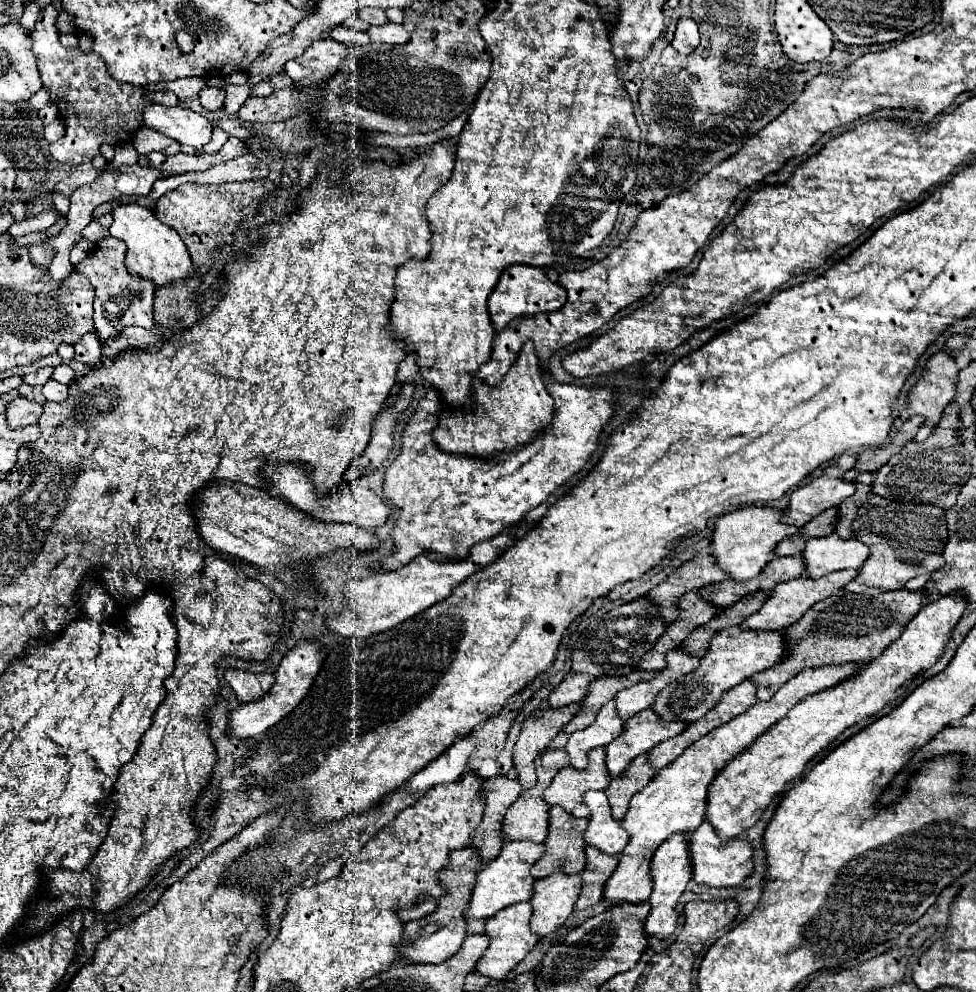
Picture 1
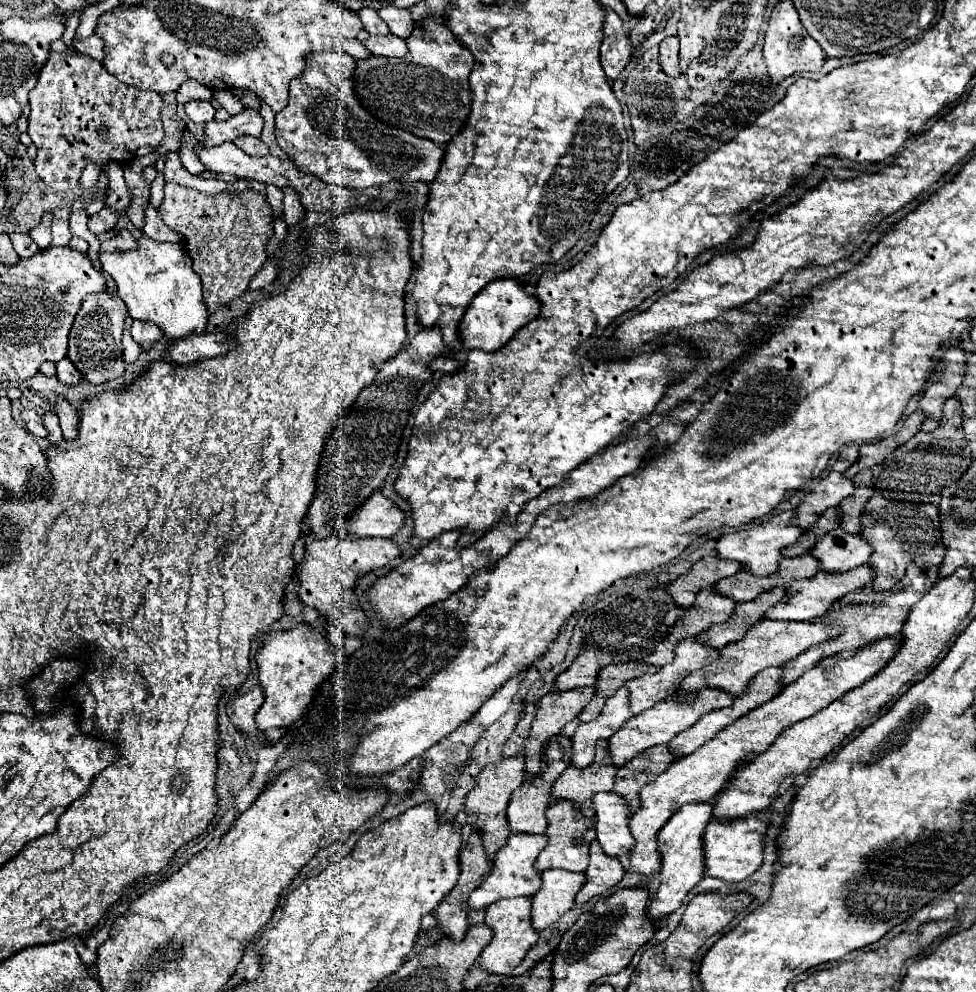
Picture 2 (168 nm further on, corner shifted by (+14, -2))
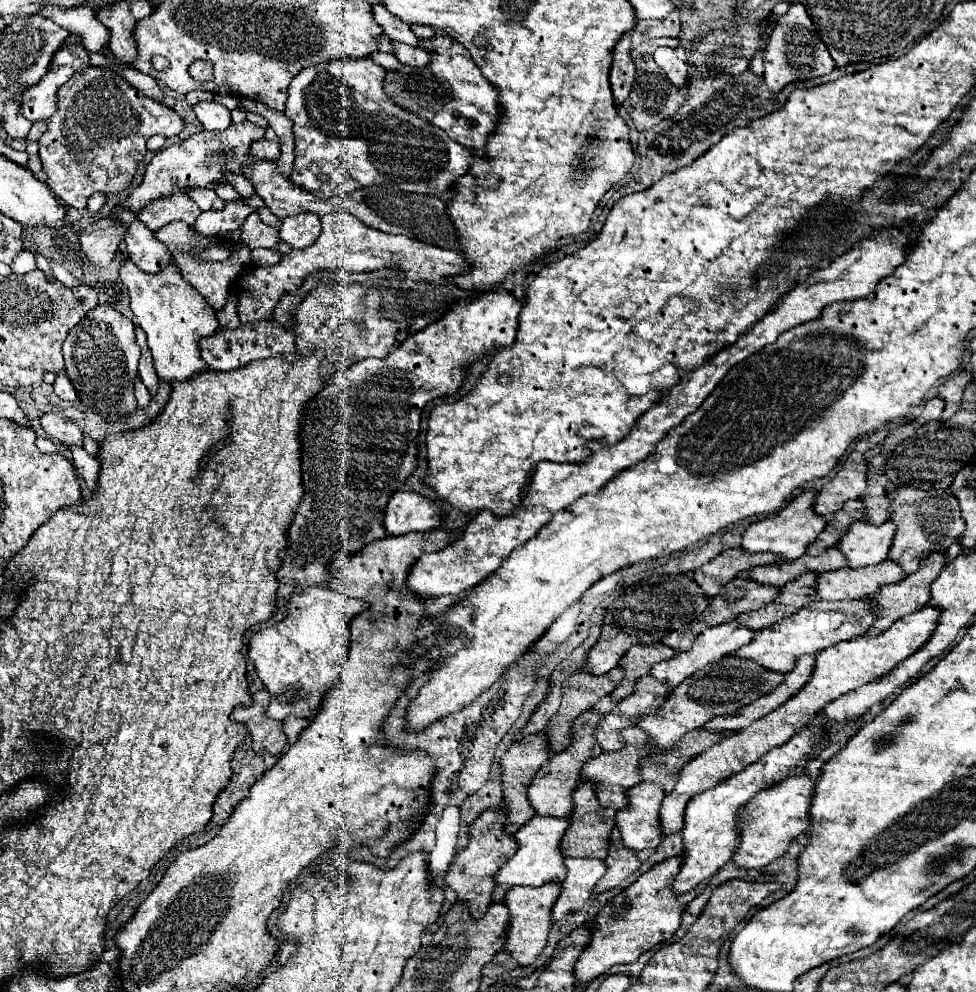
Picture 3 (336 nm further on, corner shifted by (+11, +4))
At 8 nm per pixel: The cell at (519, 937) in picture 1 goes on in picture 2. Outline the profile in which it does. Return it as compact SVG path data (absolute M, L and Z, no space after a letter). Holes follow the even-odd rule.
M530 898L498 900L496 904L488 906L486 926L494 932L494 936L492 936L492 942L482 950L476 962L480 968L484 968L490 974L510 974L538 940L538 934L532 930L532 924L530 924Z

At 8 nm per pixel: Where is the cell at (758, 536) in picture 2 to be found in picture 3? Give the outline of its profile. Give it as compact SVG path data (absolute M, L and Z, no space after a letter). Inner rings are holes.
M803 490L799 496L795 496L777 516L753 522L747 532L743 534L743 550L747 552L775 552L781 554L785 560L797 560L807 552L807 546L815 542L815 538L821 534L821 530L827 524L825 516L819 516L815 512L815 490Z

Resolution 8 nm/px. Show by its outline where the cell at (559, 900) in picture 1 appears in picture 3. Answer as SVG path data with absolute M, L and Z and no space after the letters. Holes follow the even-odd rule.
M565 858L567 878L561 884L559 902L553 908L553 920L577 912L591 898L595 884L605 876L605 860L595 858Z

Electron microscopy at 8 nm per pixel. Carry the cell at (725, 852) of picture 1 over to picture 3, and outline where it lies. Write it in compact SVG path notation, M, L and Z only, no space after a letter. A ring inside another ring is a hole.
M807 774L787 778L771 786L769 790L759 792L759 796L755 796L755 800L741 810L741 820L743 820L741 846L733 856L733 862L743 868L763 868L769 862L777 860L779 856L787 854L791 842L799 834L809 832L811 826L809 808L813 794L815 794L815 782Z

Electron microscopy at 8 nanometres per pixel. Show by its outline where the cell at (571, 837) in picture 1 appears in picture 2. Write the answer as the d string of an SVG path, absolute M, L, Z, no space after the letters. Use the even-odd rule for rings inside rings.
M552 802L546 810L546 820L548 820L548 830L546 830L548 844L536 860L536 870L544 872L548 868L562 868L562 870L570 870L570 872L584 872L588 866L590 842L596 838L594 820L584 818L580 814L580 810L576 810L576 806L572 806L572 802Z

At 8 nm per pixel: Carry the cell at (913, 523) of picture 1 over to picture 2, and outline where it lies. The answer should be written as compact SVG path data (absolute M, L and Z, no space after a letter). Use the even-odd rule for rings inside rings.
M876 494L862 510L860 536L874 548L868 562L868 566L874 570L874 580L870 584L872 592L886 592L888 588L894 588L904 578L910 564L928 570L940 566L944 558L938 508L932 502L892 500Z

